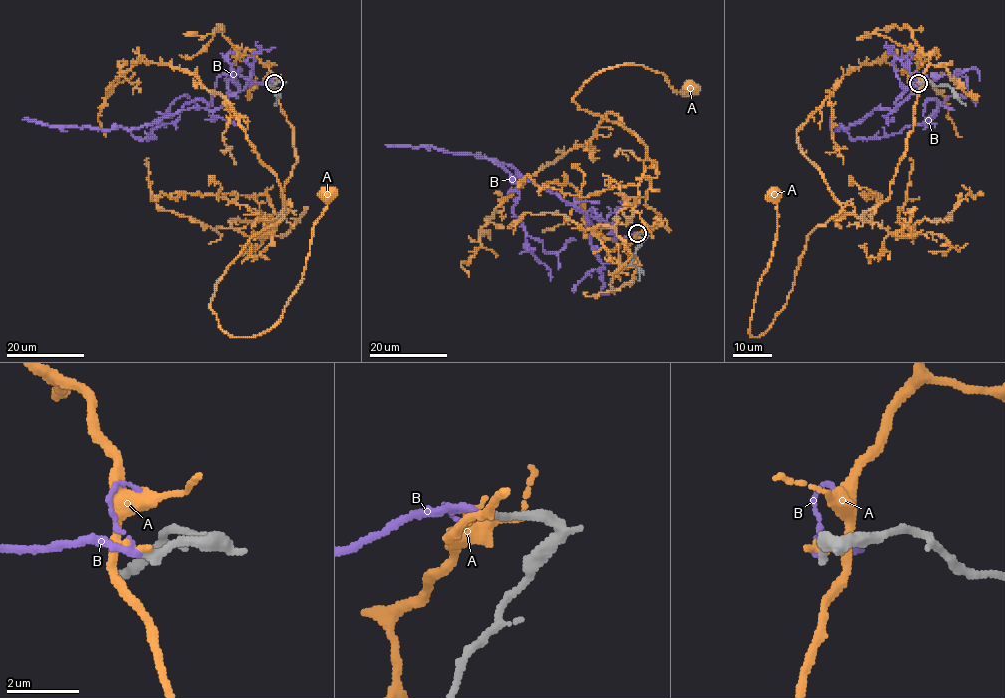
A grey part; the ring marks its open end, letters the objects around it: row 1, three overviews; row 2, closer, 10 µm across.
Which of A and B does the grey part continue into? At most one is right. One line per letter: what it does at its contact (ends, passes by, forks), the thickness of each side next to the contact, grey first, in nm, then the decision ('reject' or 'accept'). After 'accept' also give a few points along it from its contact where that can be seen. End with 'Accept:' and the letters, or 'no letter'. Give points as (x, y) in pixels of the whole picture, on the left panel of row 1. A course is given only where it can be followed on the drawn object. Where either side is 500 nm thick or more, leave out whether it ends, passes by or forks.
A: it passes by | 220/150 nm | reject
B: it passes by | 240/140 nm | accept | via (274, 84), (249, 82), (218, 108), (183, 109), (132, 134), (155, 137), (150, 133), (196, 99), (210, 115)
Accept: B

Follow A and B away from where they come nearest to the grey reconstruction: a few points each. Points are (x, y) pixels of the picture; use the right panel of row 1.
A: (918, 83), (889, 196), (807, 235), (786, 304), (753, 337), (757, 286), (777, 229), (772, 195)
B: (918, 84), (895, 108), (874, 109), (845, 129), (852, 139), (898, 133), (923, 122), (936, 99), (922, 115)

